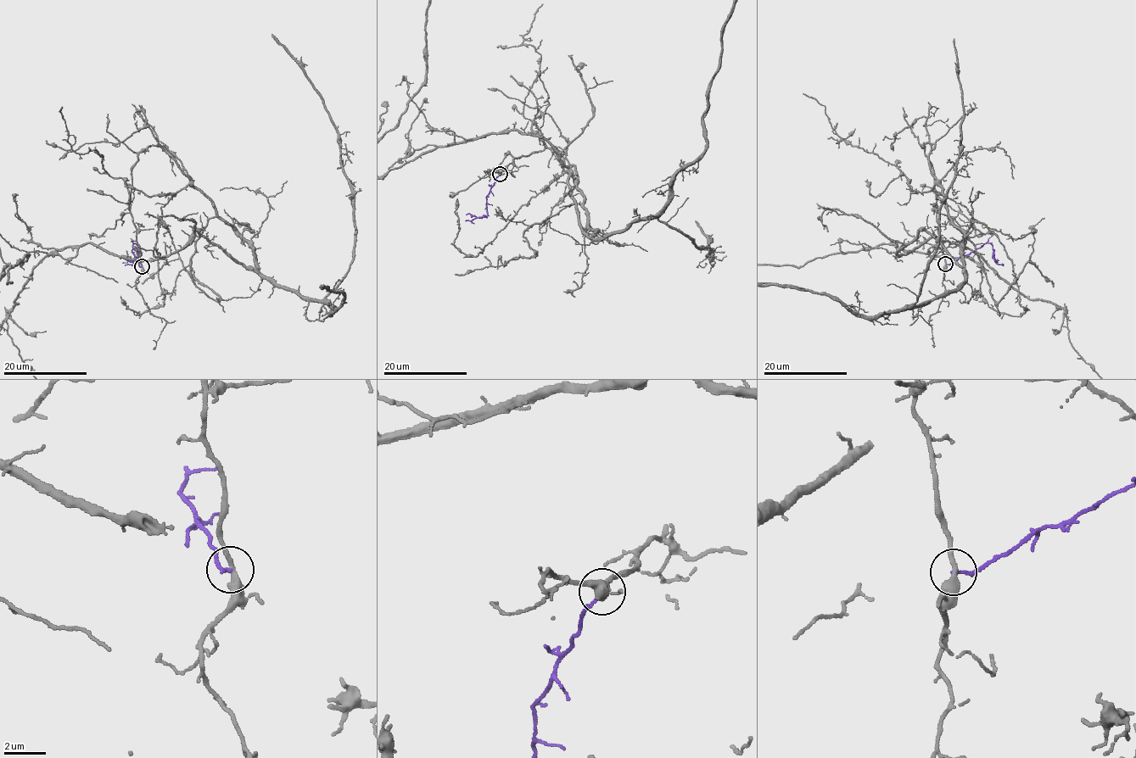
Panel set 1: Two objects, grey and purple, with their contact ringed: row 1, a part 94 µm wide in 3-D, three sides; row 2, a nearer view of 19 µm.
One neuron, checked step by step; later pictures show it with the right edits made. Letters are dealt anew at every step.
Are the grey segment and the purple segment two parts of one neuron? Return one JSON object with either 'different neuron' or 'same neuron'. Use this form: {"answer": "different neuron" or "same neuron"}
{"answer": "different neuron"}

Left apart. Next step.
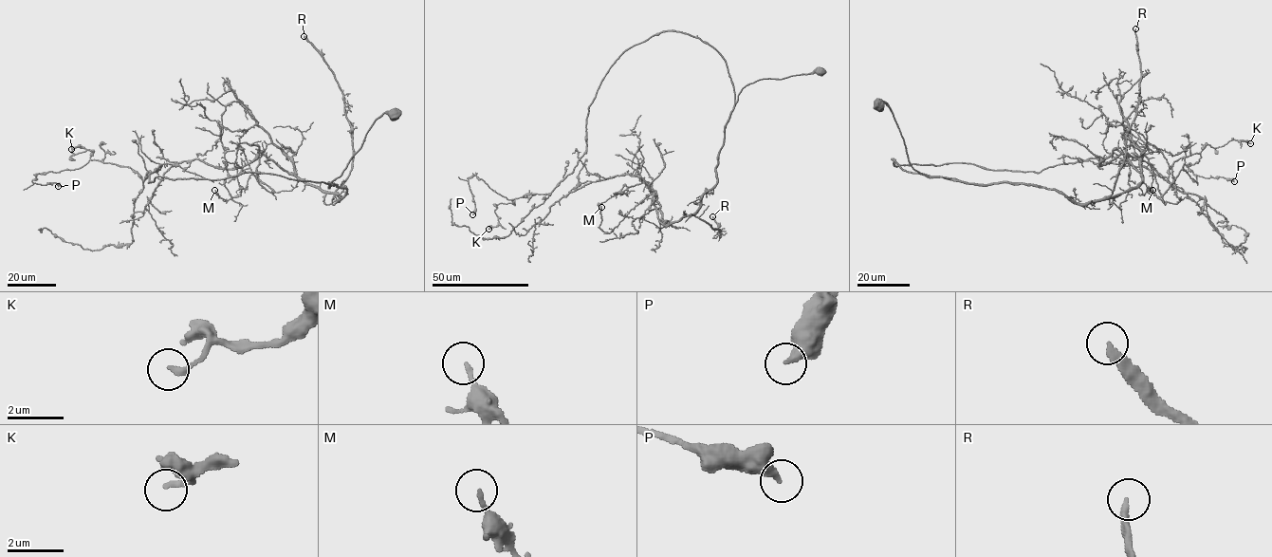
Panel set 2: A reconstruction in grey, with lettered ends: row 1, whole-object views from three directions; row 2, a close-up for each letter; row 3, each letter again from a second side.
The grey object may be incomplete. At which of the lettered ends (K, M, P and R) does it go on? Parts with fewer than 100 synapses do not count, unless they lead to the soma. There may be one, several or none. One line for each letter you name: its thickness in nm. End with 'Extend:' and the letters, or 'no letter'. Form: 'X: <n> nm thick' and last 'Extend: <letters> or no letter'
R: 240 nm thick
Extend: R

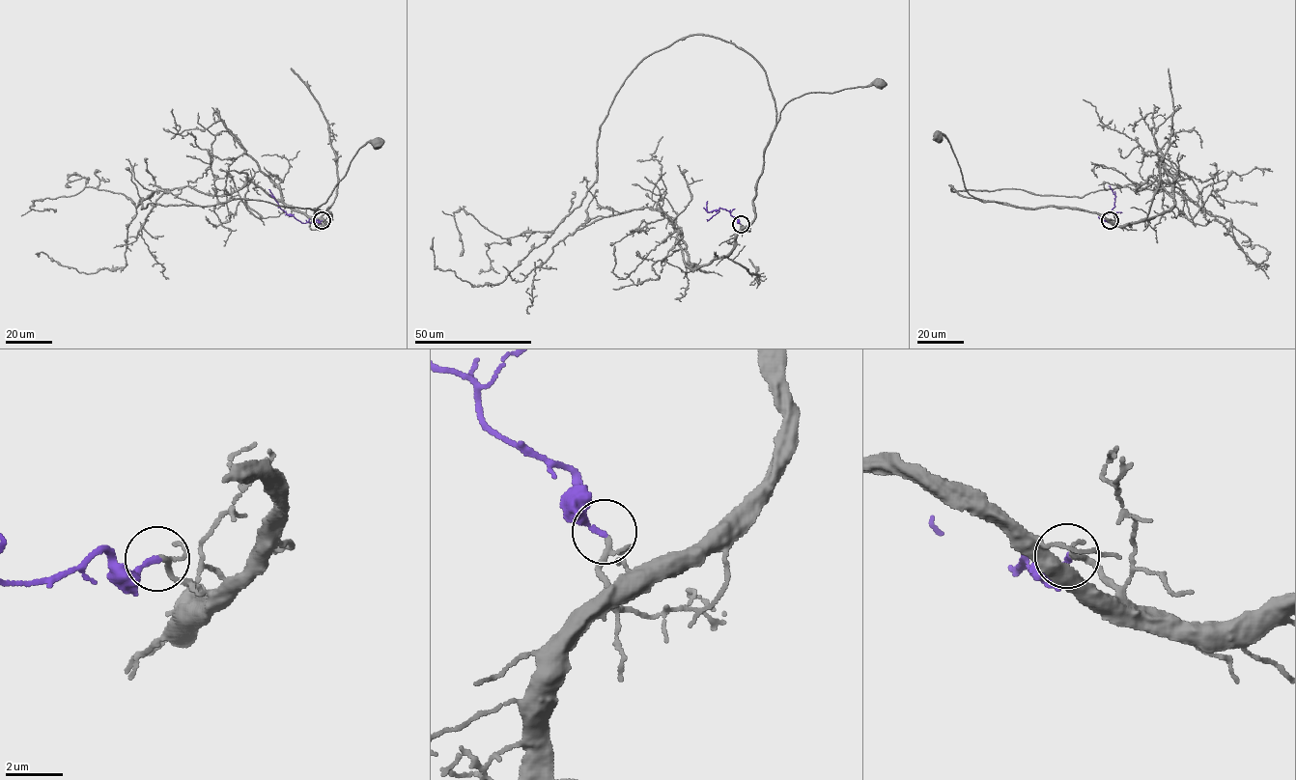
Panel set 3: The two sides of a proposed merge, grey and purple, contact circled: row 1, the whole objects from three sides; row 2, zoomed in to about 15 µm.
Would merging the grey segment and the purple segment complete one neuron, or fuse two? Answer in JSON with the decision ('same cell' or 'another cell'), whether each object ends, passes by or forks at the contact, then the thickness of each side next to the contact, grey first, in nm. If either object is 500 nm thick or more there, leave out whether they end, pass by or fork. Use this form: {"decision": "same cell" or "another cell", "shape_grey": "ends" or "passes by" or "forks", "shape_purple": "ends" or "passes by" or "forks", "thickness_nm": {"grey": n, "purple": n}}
{"decision": "same cell", "shape_grey": "passes by", "shape_purple": "ends", "thickness_nm": {"grey": 140, "purple": 180}}

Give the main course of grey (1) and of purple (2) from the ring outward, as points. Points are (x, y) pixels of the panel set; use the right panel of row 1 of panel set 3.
1: (1110, 220), (1112, 223), (1085, 209), (982, 202), (965, 187), (946, 138), (934, 135), (938, 137)
2: (1109, 220), (1102, 221), (1104, 213), (1110, 212), (1114, 206), (1115, 196), (1108, 185)

